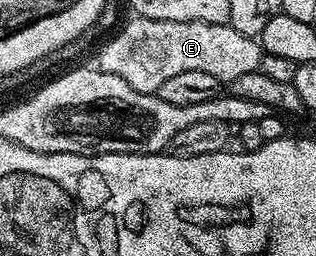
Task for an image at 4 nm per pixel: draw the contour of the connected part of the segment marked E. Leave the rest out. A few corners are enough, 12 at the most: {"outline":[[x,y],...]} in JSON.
{"outline":[[138,16],[97,66],[142,94],[169,76],[221,84],[260,69],[230,24]]}

